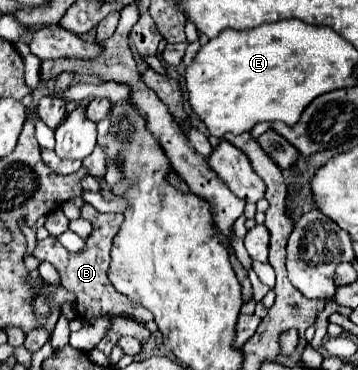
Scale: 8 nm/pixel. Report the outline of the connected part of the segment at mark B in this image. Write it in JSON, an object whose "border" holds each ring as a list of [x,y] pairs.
{"border":[[[85,203],[81,207],[81,217],[85,217],[87,221],[93,223],[93,233],[87,239],[87,245],[85,245],[85,249],[81,253],[73,255],[55,237],[47,237],[47,239],[37,243],[33,255],[37,259],[41,259],[41,261],[49,261],[57,269],[57,273],[61,277],[61,285],[67,291],[75,293],[75,311],[77,311],[81,321],[88,321],[103,315],[109,315],[114,319],[121,317],[121,314],[127,314],[137,321],[143,321],[143,323],[151,321],[153,315],[145,307],[141,307],[139,303],[129,301],[125,295],[115,291],[115,287],[109,283],[109,277],[107,277],[113,237],[119,233],[119,227],[123,223],[123,215],[121,213],[99,213],[93,205]]]}

